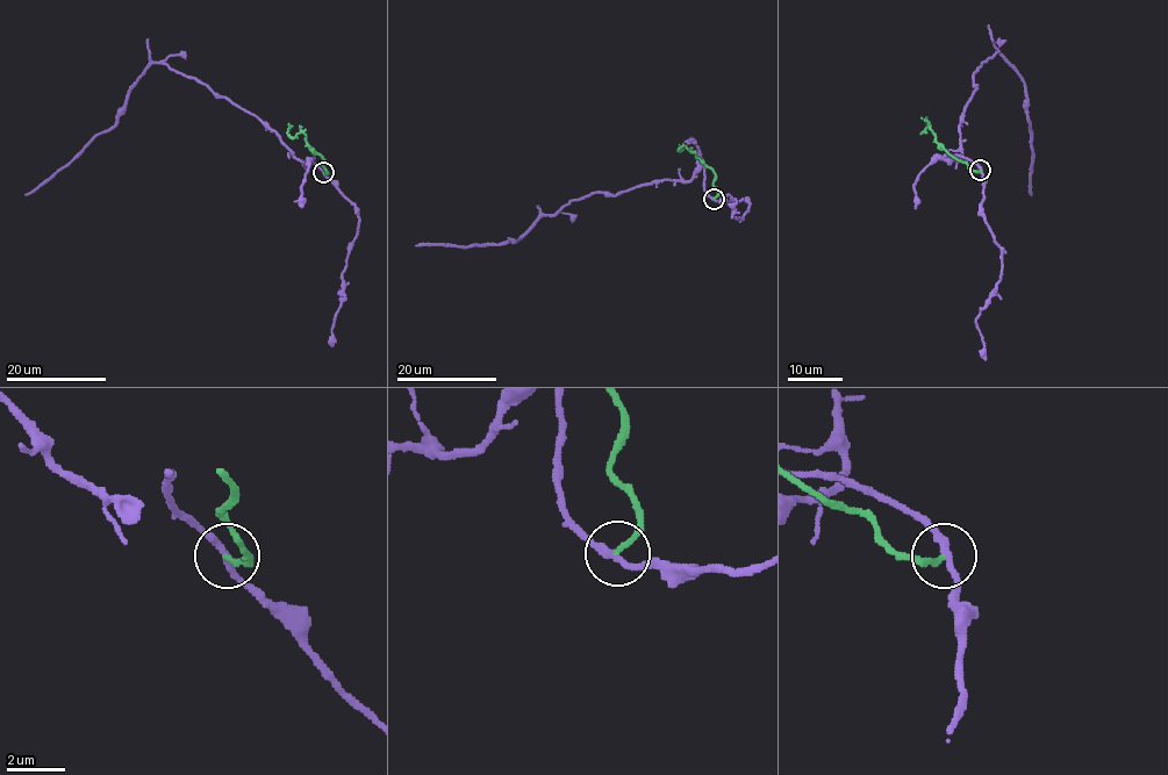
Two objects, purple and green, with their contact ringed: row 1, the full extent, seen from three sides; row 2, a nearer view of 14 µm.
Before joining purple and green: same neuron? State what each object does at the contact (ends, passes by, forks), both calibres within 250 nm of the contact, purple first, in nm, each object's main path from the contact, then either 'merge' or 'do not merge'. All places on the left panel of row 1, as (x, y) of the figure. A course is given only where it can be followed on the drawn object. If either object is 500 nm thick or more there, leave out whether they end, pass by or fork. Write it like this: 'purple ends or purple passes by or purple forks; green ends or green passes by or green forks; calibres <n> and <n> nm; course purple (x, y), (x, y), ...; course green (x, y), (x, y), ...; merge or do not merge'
purple passes by; green ends; calibres 240 and 190 nm; course purple (323, 172), (313, 158), (299, 160), (257, 117), (193, 78), (152, 63), (114, 127), (24, 195); course green (323, 172), (327, 172), (322, 165), (324, 160), (307, 145), (302, 133), (292, 137), (287, 133), (288, 123); do not merge

